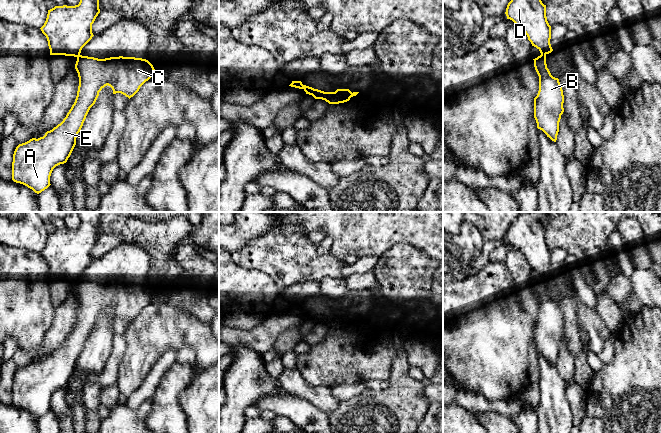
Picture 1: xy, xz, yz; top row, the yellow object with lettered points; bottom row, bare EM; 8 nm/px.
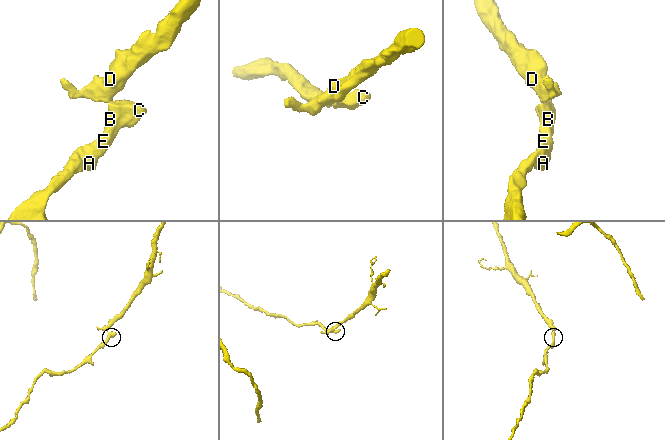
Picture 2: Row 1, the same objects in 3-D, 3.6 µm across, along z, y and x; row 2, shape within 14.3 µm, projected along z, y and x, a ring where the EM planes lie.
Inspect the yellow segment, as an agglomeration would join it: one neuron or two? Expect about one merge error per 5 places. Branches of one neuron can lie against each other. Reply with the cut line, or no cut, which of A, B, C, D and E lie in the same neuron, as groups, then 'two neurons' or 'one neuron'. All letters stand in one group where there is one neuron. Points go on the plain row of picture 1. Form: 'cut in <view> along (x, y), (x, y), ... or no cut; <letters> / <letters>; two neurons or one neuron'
cut in yz along (541, 278), (545, 279); A B C E / D; two neurons

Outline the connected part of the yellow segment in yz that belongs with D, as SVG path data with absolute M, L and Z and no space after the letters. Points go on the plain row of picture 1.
M521 212L511 223L506 232L507 243L512 244L528 261L532 270L536 271L541 279L553 275L551 263L551 250L546 241L546 229L540 220L548 212Z

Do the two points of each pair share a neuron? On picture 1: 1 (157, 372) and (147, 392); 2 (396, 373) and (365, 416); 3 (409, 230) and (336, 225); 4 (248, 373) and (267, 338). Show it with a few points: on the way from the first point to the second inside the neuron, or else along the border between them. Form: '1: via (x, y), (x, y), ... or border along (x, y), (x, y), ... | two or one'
1: via (154, 377), (148, 387) | one
2: via (396, 384), (376, 406) | one
3: via (391, 229), (354, 229) | one
4: border along (237, 345), (249, 347), (261, 355) | two

